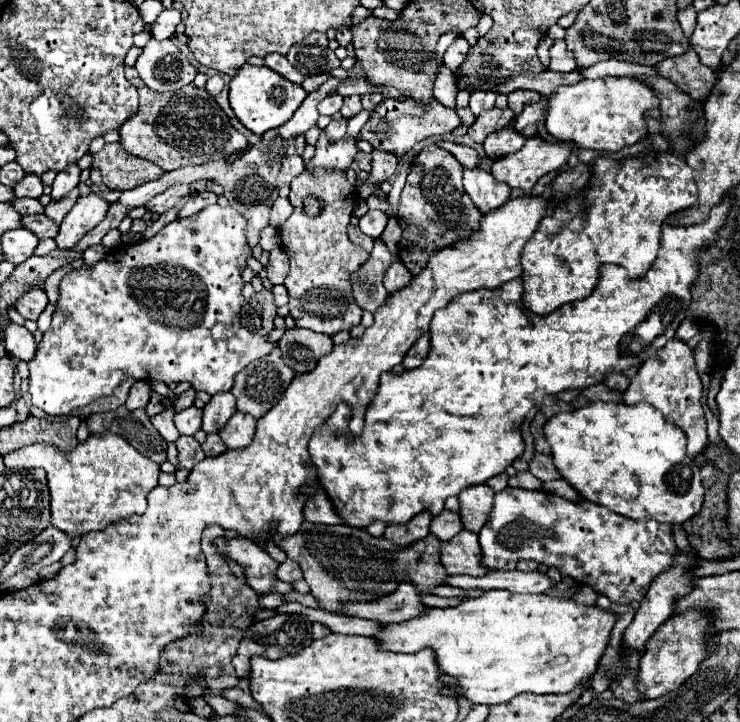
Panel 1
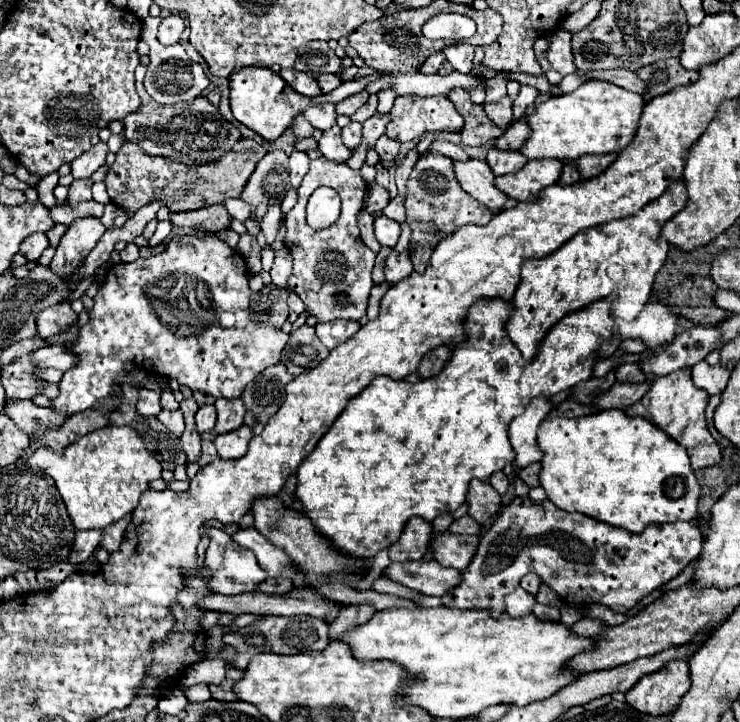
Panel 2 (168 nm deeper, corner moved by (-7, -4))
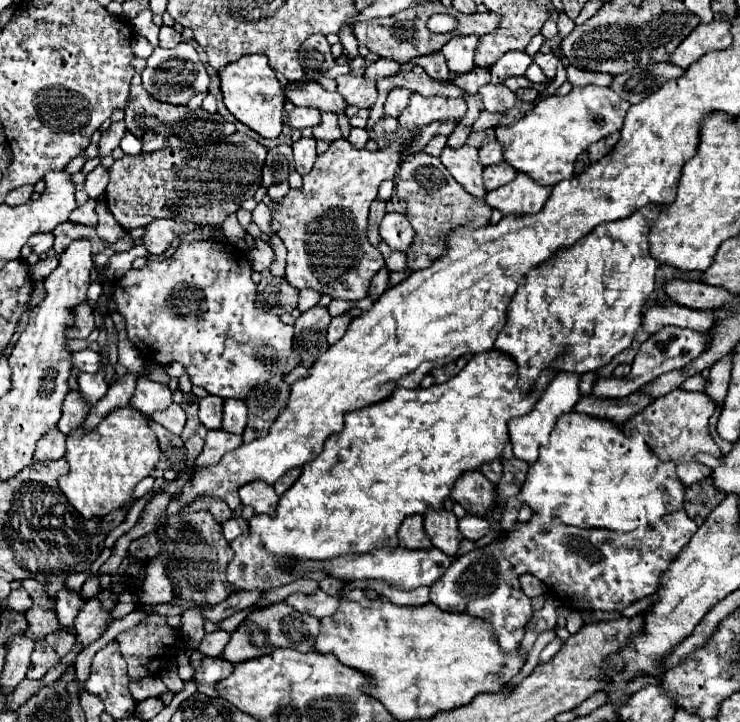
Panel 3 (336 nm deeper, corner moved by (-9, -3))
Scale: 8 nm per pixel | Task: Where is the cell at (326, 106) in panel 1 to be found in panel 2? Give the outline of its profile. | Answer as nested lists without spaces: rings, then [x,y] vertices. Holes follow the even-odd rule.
[[[312,104],[310,108],[306,108],[304,118],[320,130],[328,130],[334,126],[336,122],[336,104]]]

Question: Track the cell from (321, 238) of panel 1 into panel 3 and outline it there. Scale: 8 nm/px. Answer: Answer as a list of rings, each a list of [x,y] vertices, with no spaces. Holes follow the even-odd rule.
[[[400,137],[400,139],[388,139],[386,145],[380,147],[380,149],[376,149],[376,151],[370,151],[370,149],[356,149],[356,147],[352,147],[346,139],[332,141],[330,149],[328,149],[326,153],[318,155],[318,159],[316,159],[312,171],[302,177],[302,185],[300,185],[298,189],[290,189],[280,201],[276,201],[276,203],[278,203],[278,209],[272,209],[270,227],[272,227],[272,233],[278,235],[278,237],[284,241],[286,249],[288,249],[288,265],[286,265],[286,275],[284,275],[284,277],[286,277],[286,281],[288,281],[292,287],[296,287],[296,289],[308,289],[308,287],[310,287],[310,289],[314,289],[314,291],[320,291],[320,293],[324,293],[324,295],[330,295],[332,299],[344,299],[344,301],[360,301],[360,299],[364,299],[364,297],[368,295],[370,279],[384,267],[384,259],[382,259],[380,251],[378,251],[376,247],[372,247],[372,245],[368,243],[368,237],[366,237],[366,229],[368,229],[368,209],[370,209],[370,203],[372,203],[372,201],[376,199],[376,195],[378,195],[380,183],[382,183],[384,179],[394,179],[396,167],[400,165],[400,159],[402,159],[402,155],[404,155],[404,147],[406,147],[406,139],[402,139],[402,137]]]

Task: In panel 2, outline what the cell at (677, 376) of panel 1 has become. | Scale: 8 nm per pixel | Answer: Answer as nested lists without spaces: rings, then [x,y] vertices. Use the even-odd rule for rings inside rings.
[[[682,368],[682,370],[674,370],[666,376],[654,378],[650,382],[650,390],[646,392],[646,396],[640,402],[636,402],[634,406],[626,408],[624,412],[630,416],[644,416],[644,418],[652,420],[658,428],[668,432],[676,442],[680,442],[688,450],[692,468],[700,470],[706,466],[720,464],[720,460],[722,460],[720,448],[706,426],[706,418],[704,418],[706,404],[708,404],[708,394],[702,388],[694,386],[690,368]]]

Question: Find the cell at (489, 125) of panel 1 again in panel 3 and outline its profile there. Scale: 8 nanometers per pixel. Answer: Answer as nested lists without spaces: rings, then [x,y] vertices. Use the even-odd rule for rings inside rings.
[[[504,83],[484,85],[484,87],[480,87],[478,93],[484,101],[486,111],[508,111],[516,105],[516,93],[510,91]]]

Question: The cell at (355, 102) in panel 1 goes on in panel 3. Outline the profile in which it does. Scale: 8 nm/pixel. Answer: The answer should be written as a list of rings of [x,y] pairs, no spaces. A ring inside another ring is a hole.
[[[340,75],[336,77],[338,83],[338,93],[356,107],[368,109],[376,101],[376,85],[366,81],[364,77],[354,77],[354,75]]]

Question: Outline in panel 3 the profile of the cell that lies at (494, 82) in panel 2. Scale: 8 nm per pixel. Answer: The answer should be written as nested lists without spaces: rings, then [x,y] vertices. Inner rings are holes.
[[[508,51],[500,57],[496,65],[490,67],[492,83],[502,83],[510,75],[522,75],[528,65],[532,63],[532,57],[526,51]]]

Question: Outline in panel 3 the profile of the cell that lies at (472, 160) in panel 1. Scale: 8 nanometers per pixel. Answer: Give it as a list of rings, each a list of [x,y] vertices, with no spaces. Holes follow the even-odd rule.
[[[438,135],[438,137],[434,137],[426,147],[424,147],[424,151],[428,153],[428,155],[434,155],[434,157],[440,157],[440,151],[442,151],[442,147],[446,145],[446,137],[444,135]]]

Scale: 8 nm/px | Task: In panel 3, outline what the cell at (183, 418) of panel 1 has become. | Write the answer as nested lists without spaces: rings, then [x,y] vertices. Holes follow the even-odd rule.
[[[214,395],[200,399],[200,421],[206,429],[218,429],[222,425],[222,405],[224,401]]]

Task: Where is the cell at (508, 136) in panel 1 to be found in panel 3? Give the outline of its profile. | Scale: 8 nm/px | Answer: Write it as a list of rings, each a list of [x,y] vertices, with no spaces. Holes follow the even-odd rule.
[[[504,161],[492,167],[484,169],[484,187],[486,191],[492,191],[496,187],[502,187],[506,183],[510,183],[516,177],[516,171],[512,171],[512,167],[508,167]]]

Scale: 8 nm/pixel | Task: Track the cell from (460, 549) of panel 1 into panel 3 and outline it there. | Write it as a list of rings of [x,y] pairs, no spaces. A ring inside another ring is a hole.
[[[432,509],[424,513],[424,529],[432,541],[432,545],[446,555],[456,555],[460,541],[464,539],[458,529],[458,519],[452,511],[446,509]]]

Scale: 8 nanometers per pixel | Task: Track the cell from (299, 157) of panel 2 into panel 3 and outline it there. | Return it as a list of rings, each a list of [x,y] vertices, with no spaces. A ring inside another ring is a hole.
[[[314,137],[312,139],[300,139],[300,141],[292,143],[292,149],[294,149],[294,169],[300,175],[306,175],[318,157],[316,139]]]

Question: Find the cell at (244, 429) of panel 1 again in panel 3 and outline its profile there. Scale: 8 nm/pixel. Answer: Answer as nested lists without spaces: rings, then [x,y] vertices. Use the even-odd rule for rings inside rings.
[[[222,429],[216,431],[208,431],[206,439],[204,439],[204,449],[196,459],[198,467],[210,467],[216,465],[220,461],[220,457],[236,447],[242,445],[242,437],[240,435],[228,435]]]

